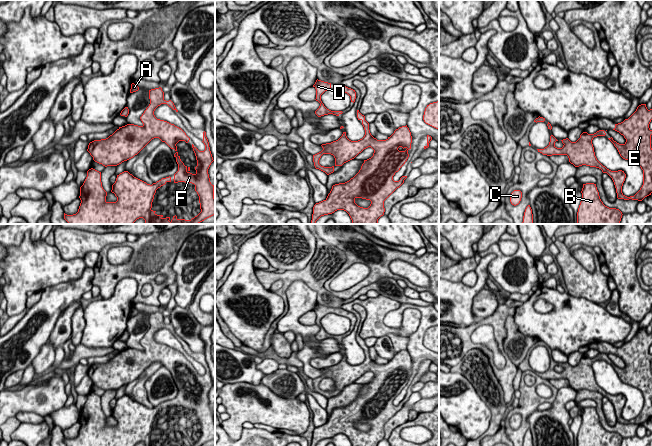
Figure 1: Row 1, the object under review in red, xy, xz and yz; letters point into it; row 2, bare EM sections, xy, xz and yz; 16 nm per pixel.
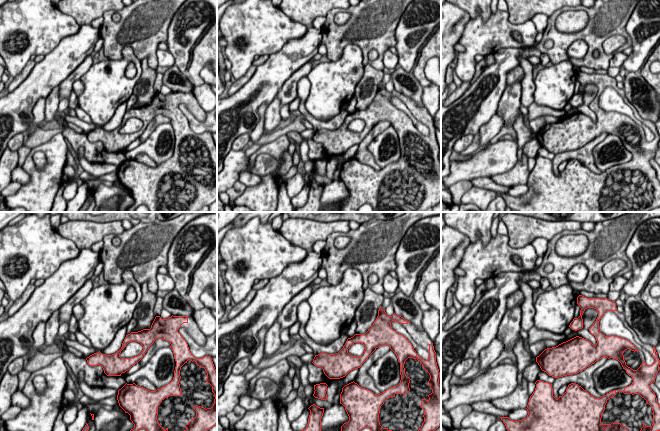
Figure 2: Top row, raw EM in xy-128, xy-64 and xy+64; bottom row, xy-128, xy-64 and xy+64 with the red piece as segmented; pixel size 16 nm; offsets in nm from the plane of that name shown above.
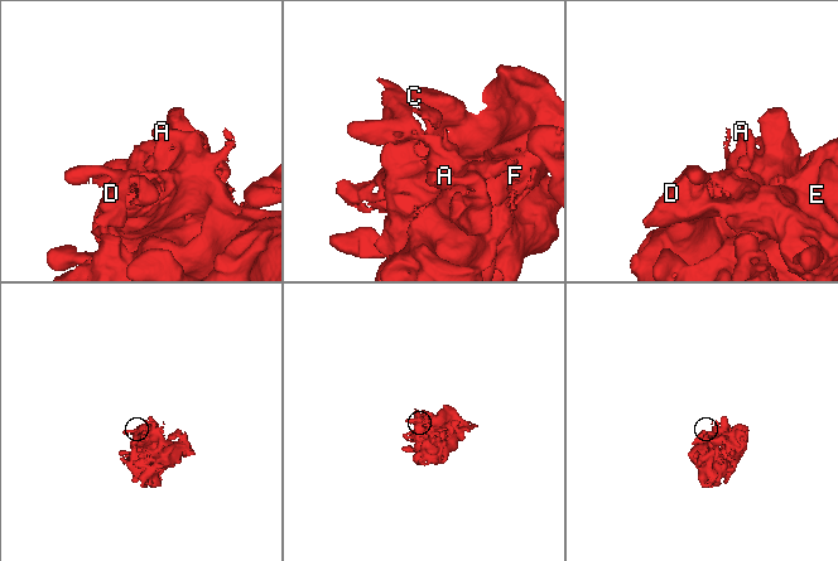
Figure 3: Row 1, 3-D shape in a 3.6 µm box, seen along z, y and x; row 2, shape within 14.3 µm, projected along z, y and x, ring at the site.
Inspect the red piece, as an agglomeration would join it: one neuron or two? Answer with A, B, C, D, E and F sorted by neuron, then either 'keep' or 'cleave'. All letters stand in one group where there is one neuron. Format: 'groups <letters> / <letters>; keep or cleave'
groups A B C D E F; keep

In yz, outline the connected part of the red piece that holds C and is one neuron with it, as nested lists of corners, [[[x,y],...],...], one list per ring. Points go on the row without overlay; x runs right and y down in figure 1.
[[[514,414],[511,418],[510,418],[510,426],[512,429],[516,430],[520,427],[522,422],[522,416],[520,414]]]

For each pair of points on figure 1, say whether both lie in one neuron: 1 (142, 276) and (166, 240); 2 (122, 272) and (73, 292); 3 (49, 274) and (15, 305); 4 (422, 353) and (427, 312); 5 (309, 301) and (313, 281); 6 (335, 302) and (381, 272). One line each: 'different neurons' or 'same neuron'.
1: same neuron
2: different neurons
3: same neuron
4: same neuron
5: different neurons
6: different neurons

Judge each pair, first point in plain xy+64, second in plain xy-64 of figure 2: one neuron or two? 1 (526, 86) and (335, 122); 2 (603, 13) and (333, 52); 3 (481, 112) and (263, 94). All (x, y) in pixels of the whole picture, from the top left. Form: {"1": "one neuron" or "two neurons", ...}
{"1": "one neuron", "2": "one neuron", "3": "one neuron"}

